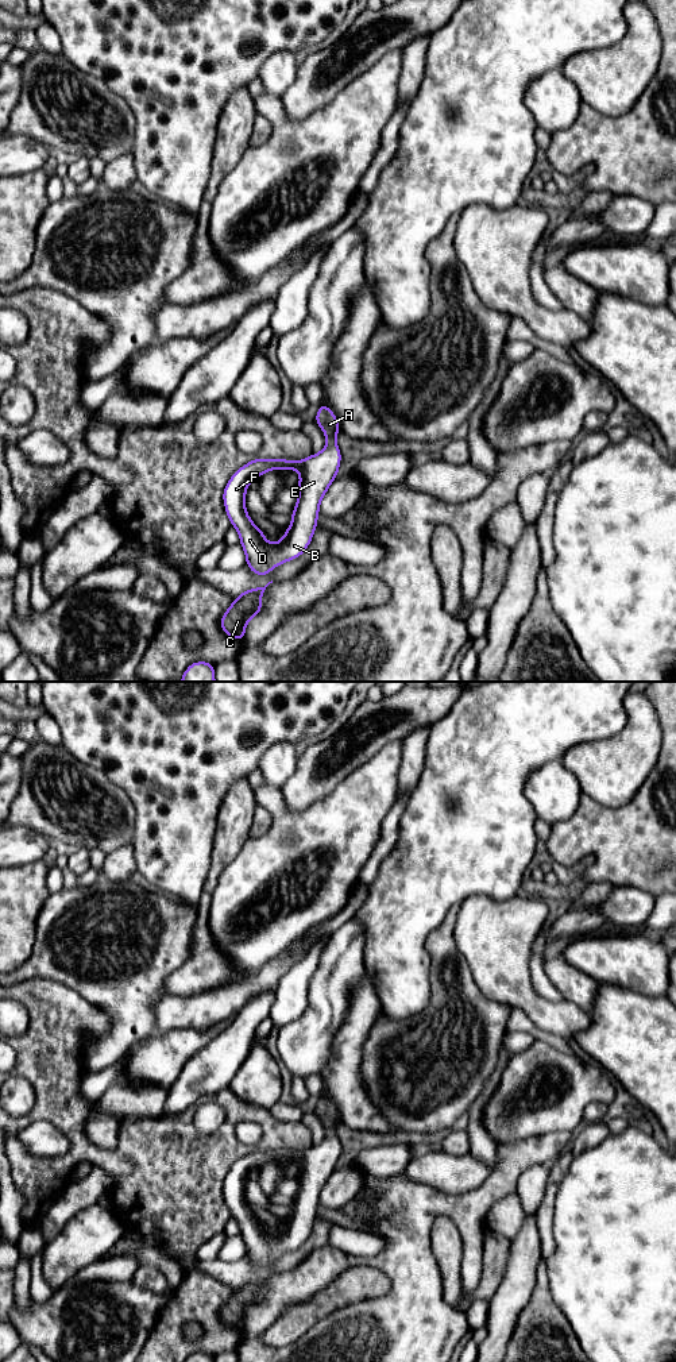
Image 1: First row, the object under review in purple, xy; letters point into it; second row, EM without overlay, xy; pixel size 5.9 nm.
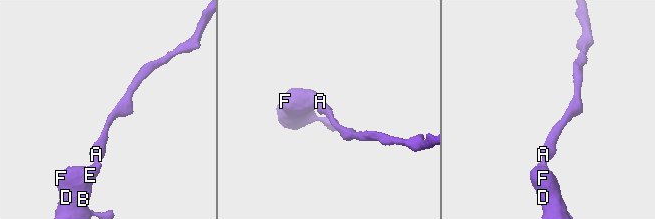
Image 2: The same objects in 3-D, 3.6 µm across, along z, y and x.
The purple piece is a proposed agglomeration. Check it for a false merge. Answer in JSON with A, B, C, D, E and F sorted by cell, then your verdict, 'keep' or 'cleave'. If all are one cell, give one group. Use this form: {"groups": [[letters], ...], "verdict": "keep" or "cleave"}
{"groups": [["A", "B", "C", "D", "E", "F"]], "verdict": "keep"}

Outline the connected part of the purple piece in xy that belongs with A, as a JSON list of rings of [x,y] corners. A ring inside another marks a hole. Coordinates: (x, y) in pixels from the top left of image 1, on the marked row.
[[[324,404],[318,405],[314,424],[325,435],[327,444],[318,454],[302,460],[259,459],[242,466],[227,482],[223,491],[225,514],[239,532],[240,545],[246,552],[246,564],[259,576],[286,562],[300,557],[317,529],[320,502],[331,483],[339,475],[341,452],[336,443],[340,425],[336,414]],[[271,470],[297,470],[300,472],[298,499],[285,537],[270,544],[266,535],[250,518],[246,510],[246,491],[251,481]]]

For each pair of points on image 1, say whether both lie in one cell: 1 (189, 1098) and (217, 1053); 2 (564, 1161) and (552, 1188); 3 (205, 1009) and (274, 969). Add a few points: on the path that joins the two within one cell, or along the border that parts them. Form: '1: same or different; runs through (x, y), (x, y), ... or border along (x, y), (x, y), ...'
1: same; runs through (192, 1087), (213, 1064)
2: same; runs through (559, 1168), (553, 1181)
3: same; runs through (223, 1002), (257, 983)

